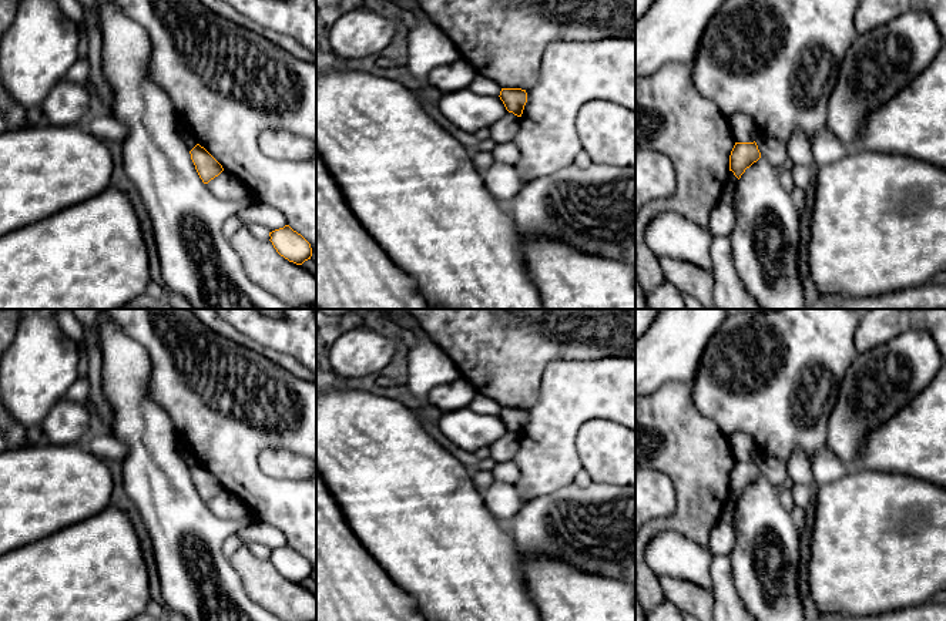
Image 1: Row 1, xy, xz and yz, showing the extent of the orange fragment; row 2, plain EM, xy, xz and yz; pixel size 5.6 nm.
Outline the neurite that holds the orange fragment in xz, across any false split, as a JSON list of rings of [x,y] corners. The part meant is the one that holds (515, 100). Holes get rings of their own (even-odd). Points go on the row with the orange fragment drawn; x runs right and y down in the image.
[[[501,88],[500,100],[506,110],[517,117],[521,117],[524,105],[527,103],[527,93],[521,88]]]

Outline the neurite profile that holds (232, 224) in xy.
[[[232,215],[224,222],[222,232],[229,239],[241,226],[244,226],[242,221]]]

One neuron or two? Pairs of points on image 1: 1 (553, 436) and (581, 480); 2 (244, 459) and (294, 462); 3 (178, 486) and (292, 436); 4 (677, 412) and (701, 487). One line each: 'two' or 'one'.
1: two
2: two
3: two
4: one

